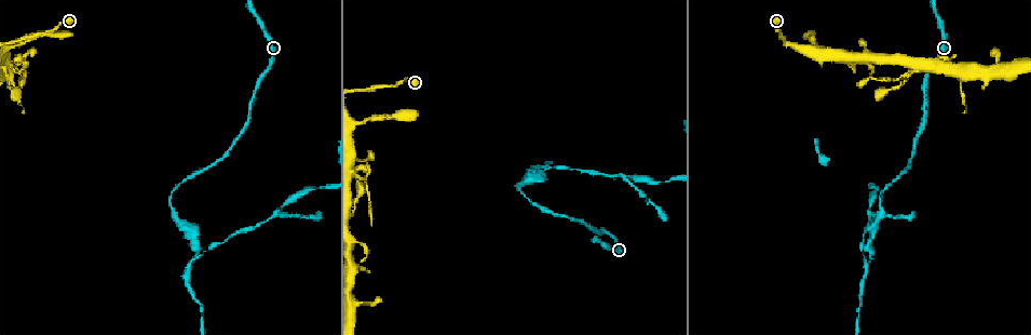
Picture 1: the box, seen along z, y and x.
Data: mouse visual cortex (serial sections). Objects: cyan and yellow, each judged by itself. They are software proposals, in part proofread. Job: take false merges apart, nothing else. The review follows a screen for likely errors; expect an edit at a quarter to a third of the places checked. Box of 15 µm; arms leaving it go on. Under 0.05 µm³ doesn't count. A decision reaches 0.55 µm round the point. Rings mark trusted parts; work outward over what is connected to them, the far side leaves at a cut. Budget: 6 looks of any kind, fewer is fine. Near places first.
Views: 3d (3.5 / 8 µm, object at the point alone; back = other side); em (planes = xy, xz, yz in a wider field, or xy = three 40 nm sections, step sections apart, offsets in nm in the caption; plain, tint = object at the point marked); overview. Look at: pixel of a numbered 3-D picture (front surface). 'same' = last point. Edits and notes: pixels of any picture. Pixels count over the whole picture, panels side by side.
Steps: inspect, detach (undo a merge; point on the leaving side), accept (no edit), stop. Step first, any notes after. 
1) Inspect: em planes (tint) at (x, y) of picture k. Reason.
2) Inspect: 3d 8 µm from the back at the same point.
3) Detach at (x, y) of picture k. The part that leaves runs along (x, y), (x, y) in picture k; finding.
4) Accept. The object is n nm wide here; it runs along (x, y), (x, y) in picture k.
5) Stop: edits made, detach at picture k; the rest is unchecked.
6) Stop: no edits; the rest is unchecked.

Inspect: 3d 3.5 µm at (191, 260) of picture 1. Three-way junction.

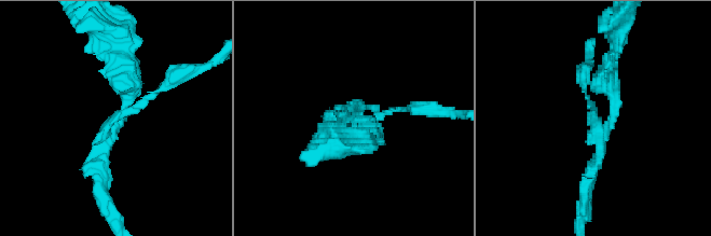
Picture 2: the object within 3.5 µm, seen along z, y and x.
Inspect: em xy step 1 (tint) at (116, 121) of picture 2. 3 arms meet here; the arms are 100, 150, 250 nm wide.

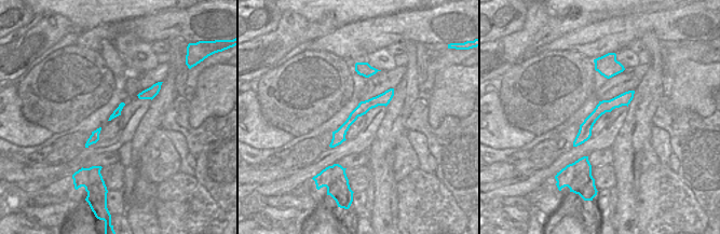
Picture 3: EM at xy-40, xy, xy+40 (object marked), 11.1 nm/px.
Detach at (142, 103) of picture 2. The part that leaves runs along (112, 123), (179, 73), (199, 67) in picture 2; two cells meet here.

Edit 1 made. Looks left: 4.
Inspect: overview.

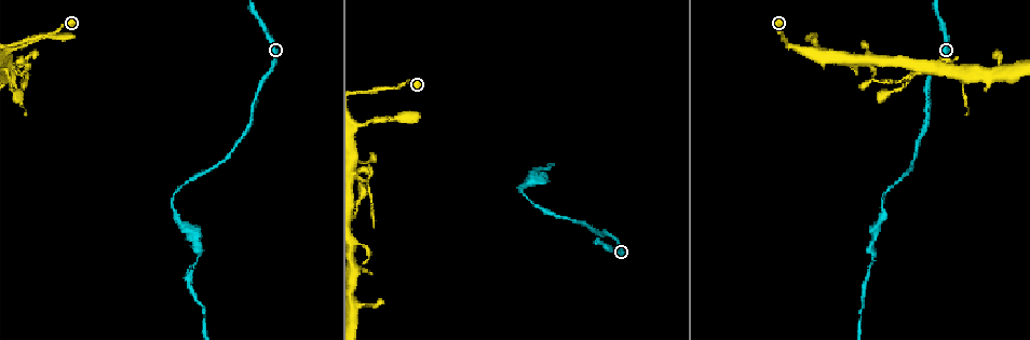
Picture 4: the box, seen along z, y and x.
Inspect: 3d 3.5 µm at (874, 68) of picture 4. Sudden change in width.

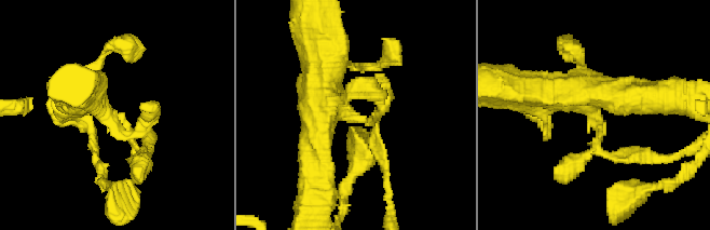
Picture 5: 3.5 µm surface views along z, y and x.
Inspect: em xy step 1 (tint) at (352, 114) of picture 5. The arms are 150, 400 nm wide.

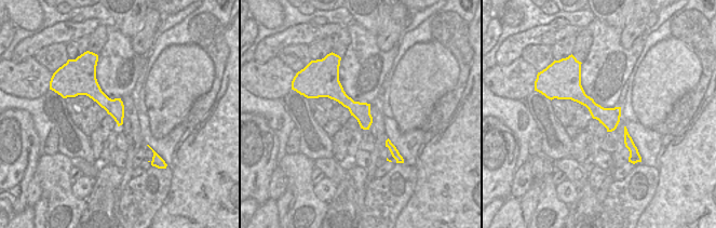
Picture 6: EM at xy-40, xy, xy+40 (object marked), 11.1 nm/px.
Detach at (596, 143) of picture 5. The part that leaves runs along (594, 116), (602, 152), (652, 156) in picture 5; a second cell is stuck on.

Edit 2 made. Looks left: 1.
Stop: edits made, detach at picture 2, detach at picture 5; the rest is unchecked.

